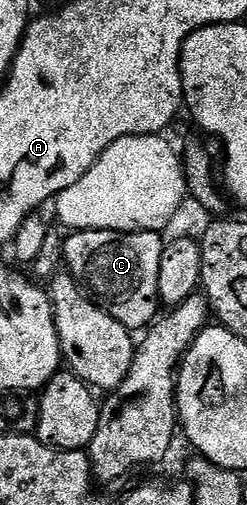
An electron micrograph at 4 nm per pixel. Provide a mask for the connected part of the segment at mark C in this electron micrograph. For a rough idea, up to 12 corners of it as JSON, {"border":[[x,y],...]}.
{"border":[[79,229],[63,265],[111,319],[159,317],[152,229]]}

